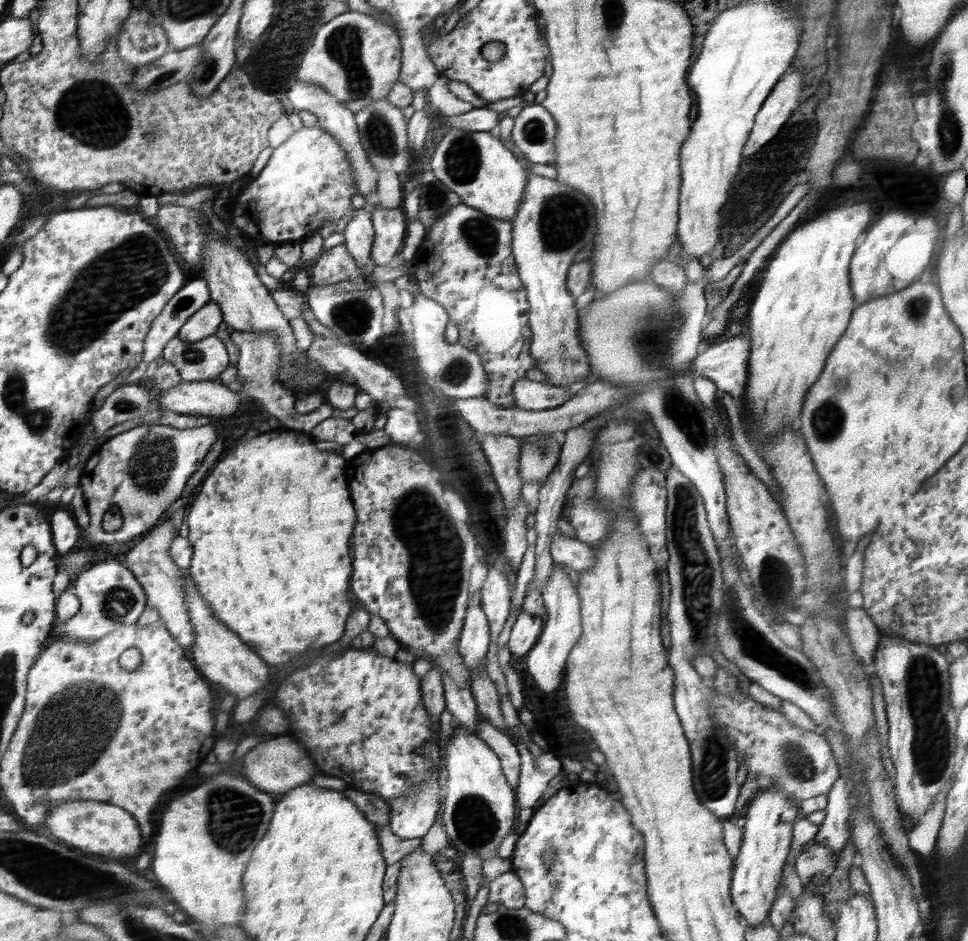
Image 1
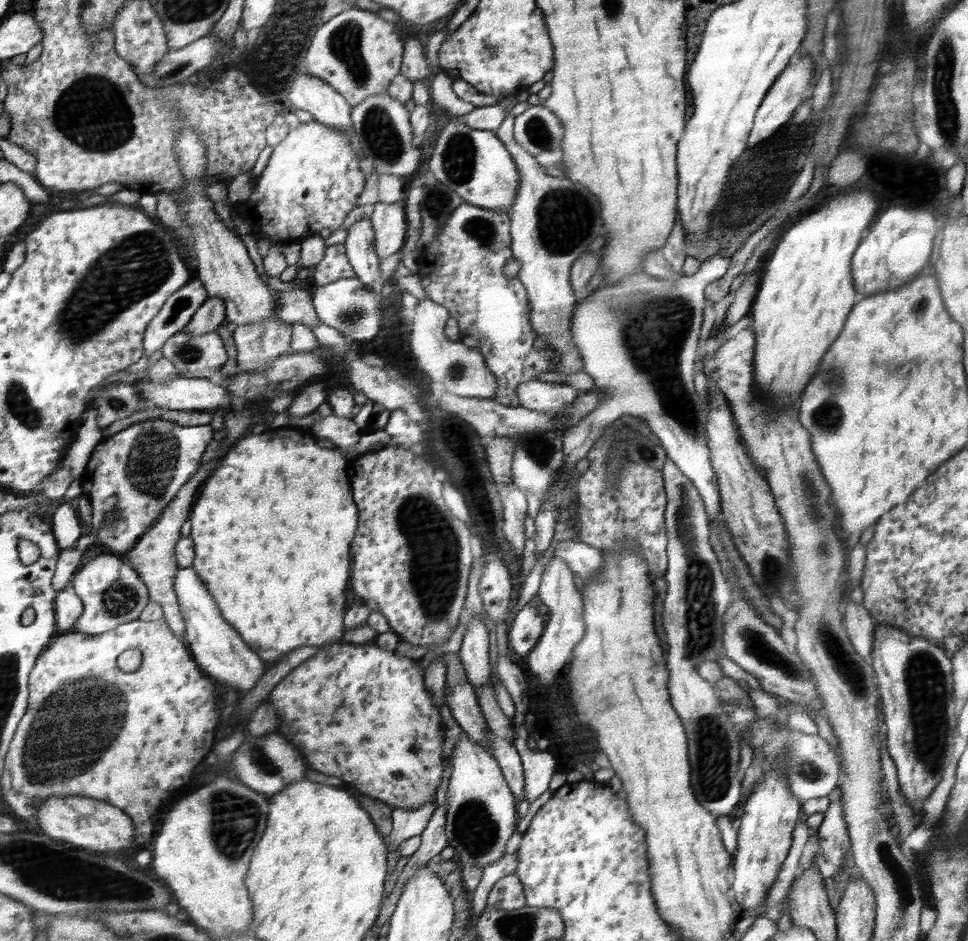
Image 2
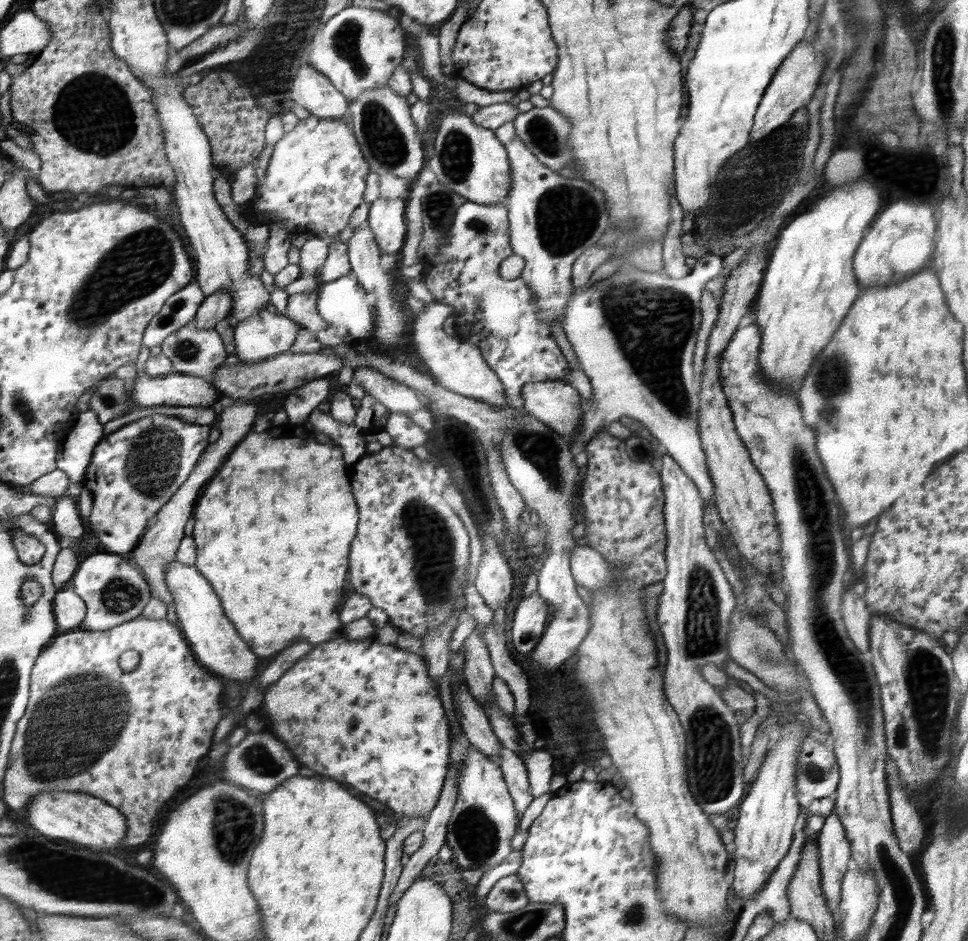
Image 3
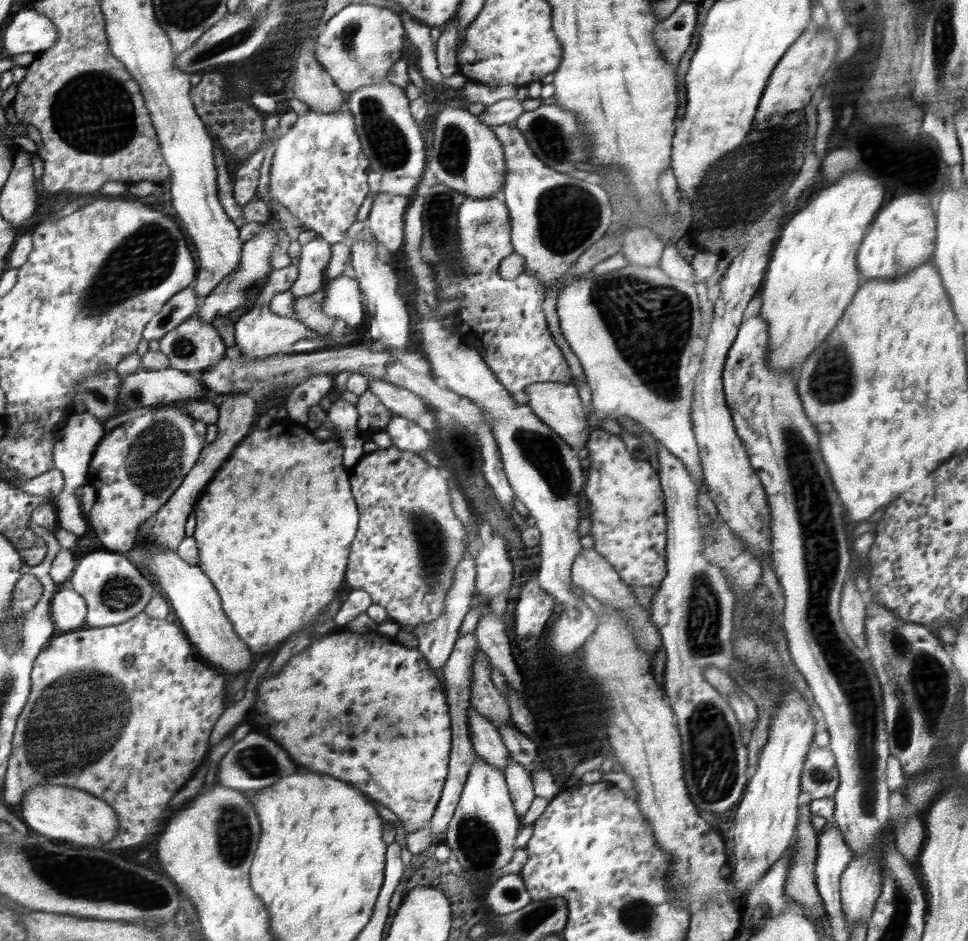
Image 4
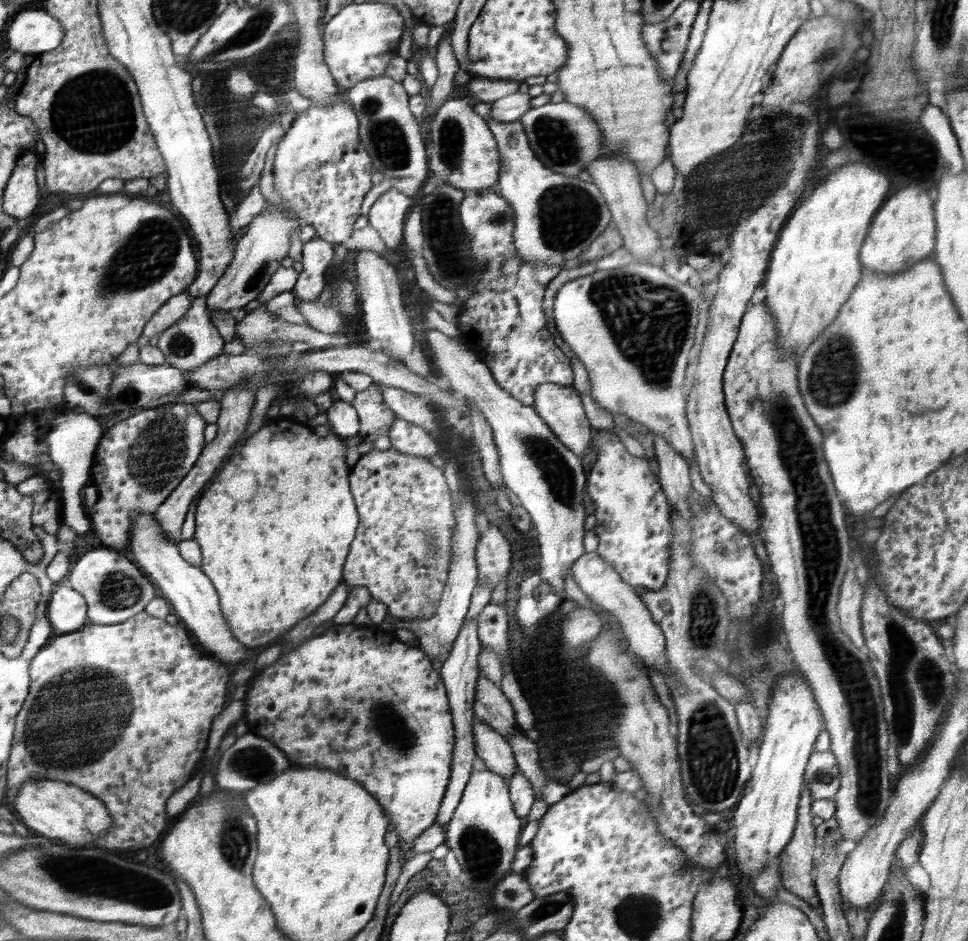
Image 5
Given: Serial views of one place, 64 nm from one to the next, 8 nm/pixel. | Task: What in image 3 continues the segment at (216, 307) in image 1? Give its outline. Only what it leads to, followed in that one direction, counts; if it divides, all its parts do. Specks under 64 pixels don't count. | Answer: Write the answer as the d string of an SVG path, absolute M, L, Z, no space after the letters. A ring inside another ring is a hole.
M230 289L214 293L212 296L207 297L200 307L196 319L198 328L202 330L216 328L218 322L232 317L233 308L234 293L230 293Z

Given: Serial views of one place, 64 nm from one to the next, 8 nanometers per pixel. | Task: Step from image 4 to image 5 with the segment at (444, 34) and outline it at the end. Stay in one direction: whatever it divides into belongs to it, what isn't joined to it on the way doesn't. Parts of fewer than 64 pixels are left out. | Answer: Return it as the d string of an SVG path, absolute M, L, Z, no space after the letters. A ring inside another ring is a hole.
M446 34L446 38L442 38L437 46L437 54L434 58L437 66L437 82L428 94L428 112L440 108L442 103L448 99L450 92L455 87L455 74L459 70L458 60L454 56L452 50L452 40L450 34Z

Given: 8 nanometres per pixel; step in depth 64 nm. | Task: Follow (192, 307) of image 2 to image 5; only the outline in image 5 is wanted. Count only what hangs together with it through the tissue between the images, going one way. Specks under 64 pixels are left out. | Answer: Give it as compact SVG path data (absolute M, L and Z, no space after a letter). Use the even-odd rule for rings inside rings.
M189 291L168 300L147 324L145 335L152 338L155 334L161 336L166 330L170 330L186 317L186 313L190 313L190 308L194 307L194 301L196 298Z

